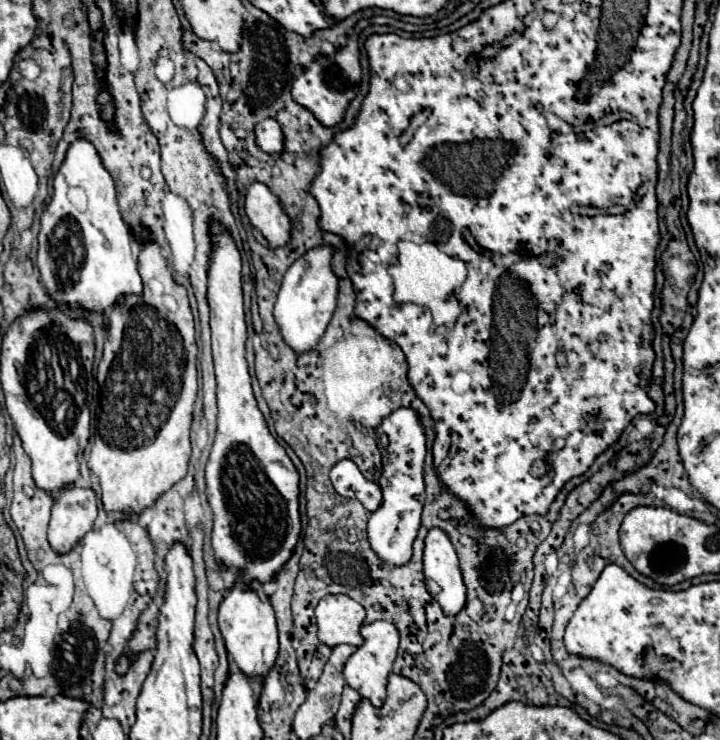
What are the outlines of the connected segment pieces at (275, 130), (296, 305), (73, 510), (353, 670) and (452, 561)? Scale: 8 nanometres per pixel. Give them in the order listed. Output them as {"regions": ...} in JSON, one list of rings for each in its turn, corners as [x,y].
{"regions":[[[[267,118],[255,126],[255,142],[267,154],[277,154],[283,150],[283,132],[277,120]]],[[[321,246],[297,258],[295,264],[287,270],[281,290],[277,294],[273,316],[275,316],[275,322],[279,324],[279,332],[283,340],[297,354],[309,352],[317,346],[317,342],[321,340],[333,316],[335,304],[337,304],[337,276],[331,270],[331,256],[333,256],[333,250],[329,246]]],[[[65,486],[55,498],[47,540],[57,554],[67,554],[93,528],[97,498],[91,488]]],[[[379,620],[373,624],[361,626],[361,636],[363,636],[365,644],[349,656],[343,676],[345,676],[345,682],[361,694],[361,698],[367,698],[375,708],[381,708],[385,702],[387,676],[391,674],[391,668],[393,668],[393,662],[397,656],[397,648],[399,648],[399,632],[391,622]]],[[[431,528],[425,538],[423,566],[429,594],[441,604],[447,616],[459,614],[467,600],[467,588],[459,570],[455,548],[449,536],[439,528]]]]}

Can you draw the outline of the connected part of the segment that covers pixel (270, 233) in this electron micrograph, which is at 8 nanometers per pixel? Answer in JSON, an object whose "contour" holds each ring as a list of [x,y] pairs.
{"contour":[[[251,182],[245,194],[245,214],[253,228],[263,234],[269,248],[285,246],[291,234],[291,220],[283,212],[277,196],[261,182]]]}

